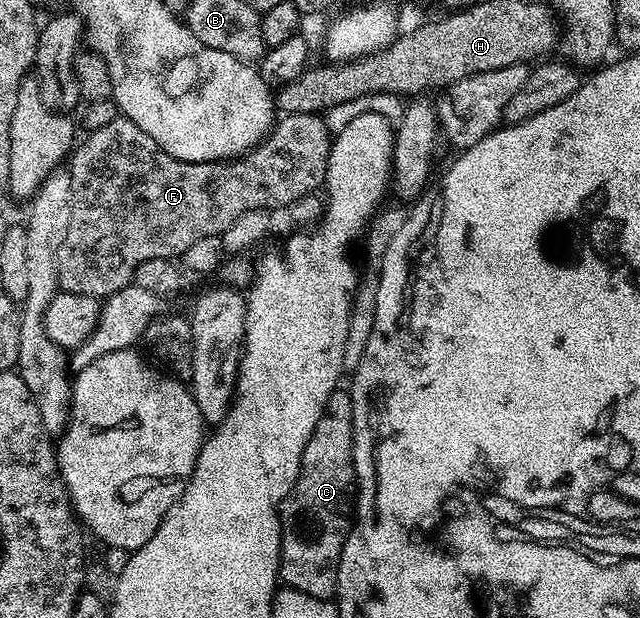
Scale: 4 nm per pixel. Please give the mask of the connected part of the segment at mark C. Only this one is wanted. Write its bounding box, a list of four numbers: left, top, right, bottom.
[279,388,357,600]

